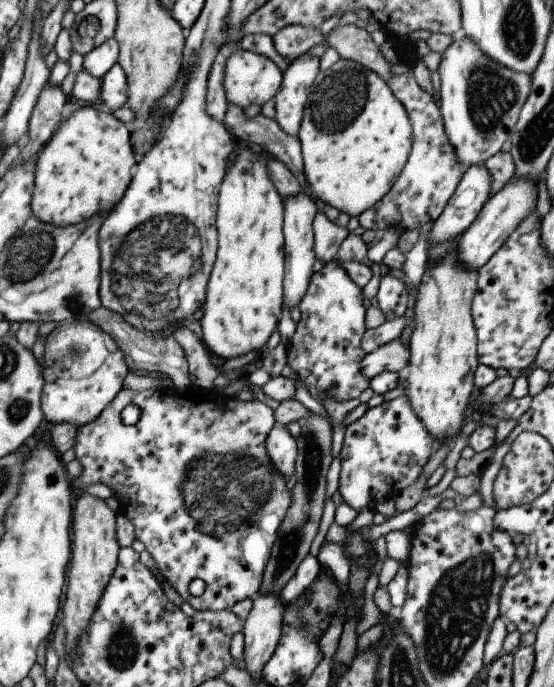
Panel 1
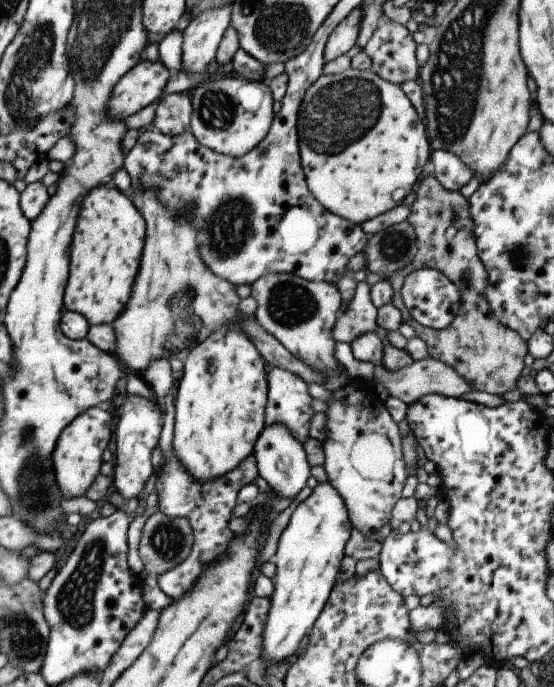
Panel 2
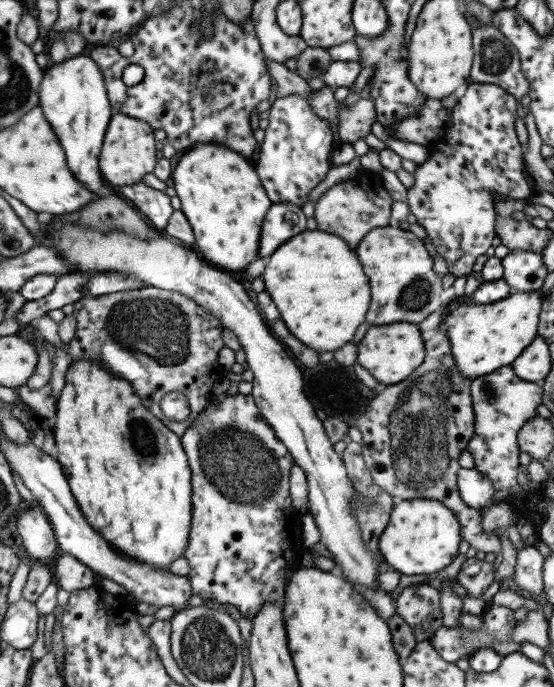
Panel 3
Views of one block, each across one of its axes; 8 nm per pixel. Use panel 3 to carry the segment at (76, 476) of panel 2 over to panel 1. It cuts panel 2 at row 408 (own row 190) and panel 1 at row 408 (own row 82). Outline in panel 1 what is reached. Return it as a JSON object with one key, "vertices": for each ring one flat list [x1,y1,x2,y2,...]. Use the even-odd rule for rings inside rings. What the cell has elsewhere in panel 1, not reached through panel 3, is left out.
{"vertices":[[87,321,60,323,46,337,44,352,40,409,43,420,54,425,67,423,77,428,95,420,122,389,122,379,129,371,115,342],[91,354,95,354,95,360,91,360]]}

